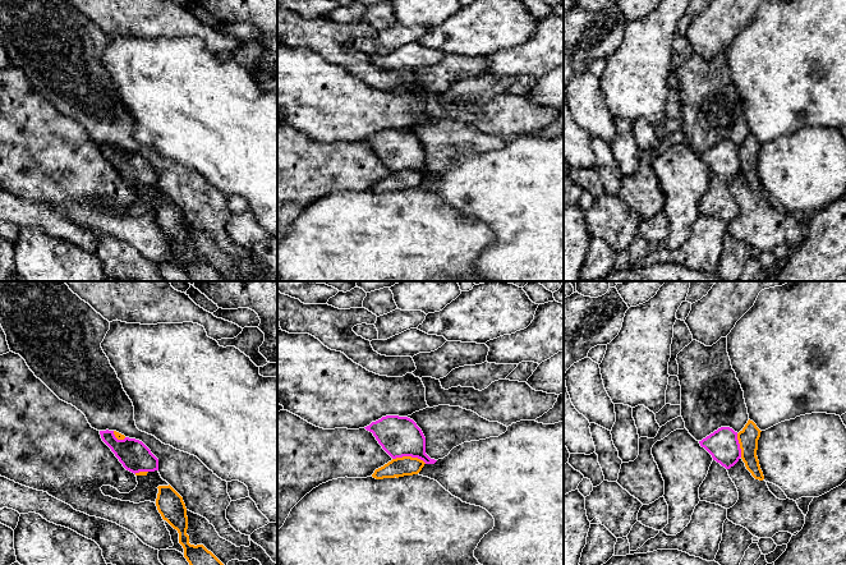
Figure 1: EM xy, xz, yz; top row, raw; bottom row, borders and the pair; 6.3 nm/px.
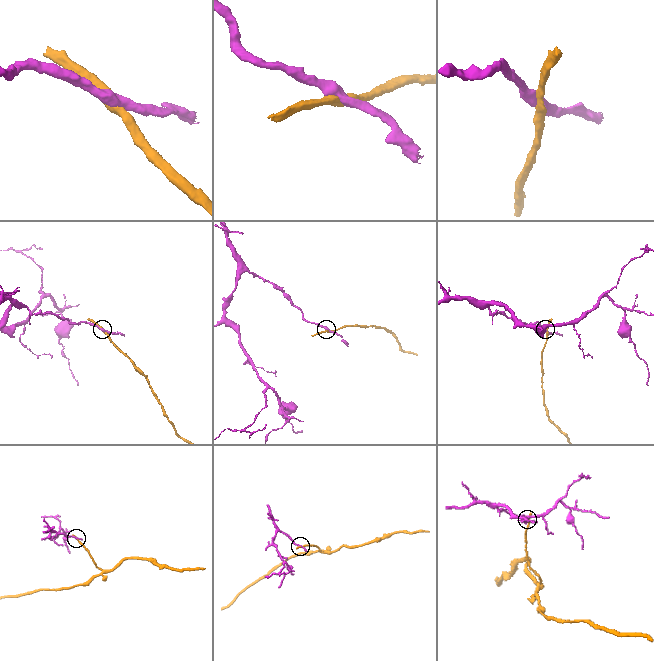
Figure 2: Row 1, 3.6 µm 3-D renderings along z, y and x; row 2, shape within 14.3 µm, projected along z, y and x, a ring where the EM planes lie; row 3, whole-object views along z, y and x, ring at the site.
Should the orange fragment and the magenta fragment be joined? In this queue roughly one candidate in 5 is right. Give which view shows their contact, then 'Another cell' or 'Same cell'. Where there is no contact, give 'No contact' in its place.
Touches orange in xz. Another cell

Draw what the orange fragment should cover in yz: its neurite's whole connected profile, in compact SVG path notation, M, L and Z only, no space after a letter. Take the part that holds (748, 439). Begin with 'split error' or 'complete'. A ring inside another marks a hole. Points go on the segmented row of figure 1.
complete; M749 419L745 427L737 433L737 440L741 449L741 459L745 463L746 469L755 479L763 481L764 476L757 456L760 432L762 431L757 424Z

